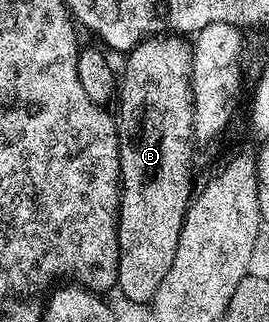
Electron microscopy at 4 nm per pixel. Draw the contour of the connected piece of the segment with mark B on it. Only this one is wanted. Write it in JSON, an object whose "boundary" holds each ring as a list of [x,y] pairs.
{"boundary":[[[155,34],[147,35],[140,43],[137,44],[135,48],[132,49],[125,57],[126,60],[126,69],[121,69],[120,72],[120,99],[117,101],[118,104],[118,114],[117,116],[117,124],[116,127],[118,129],[118,153],[120,154],[120,170],[122,171],[122,202],[118,205],[118,283],[117,286],[124,290],[124,294],[128,296],[128,298],[132,299],[133,302],[142,303],[149,305],[151,301],[154,300],[154,295],[156,294],[156,290],[160,290],[160,282],[164,282],[164,274],[168,274],[168,270],[172,270],[172,258],[176,254],[176,250],[178,249],[178,240],[182,236],[182,224],[186,220],[186,212],[189,211],[190,205],[192,203],[192,192],[190,196],[190,179],[194,176],[194,152],[196,153],[196,145],[194,142],[194,128],[193,128],[193,114],[194,114],[194,102],[193,102],[193,88],[192,82],[190,79],[192,78],[192,66],[193,66],[193,52],[194,49],[192,47],[191,41],[187,39],[185,35],[182,34],[170,34],[172,36],[154,36]]]}

